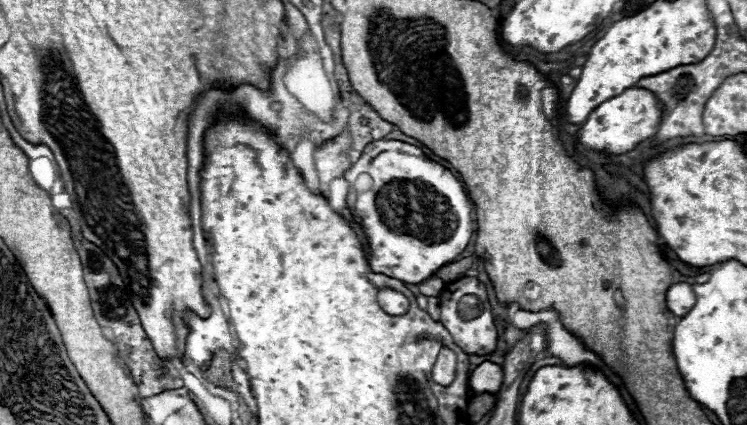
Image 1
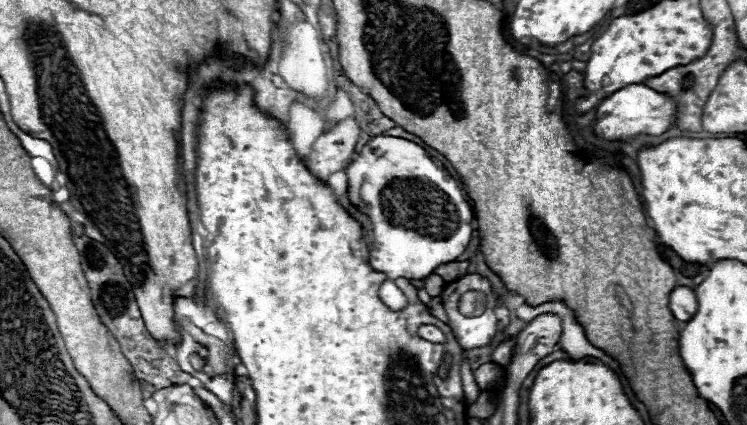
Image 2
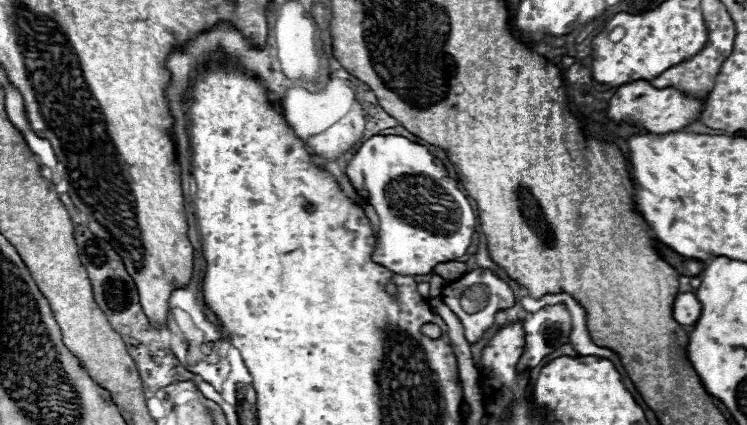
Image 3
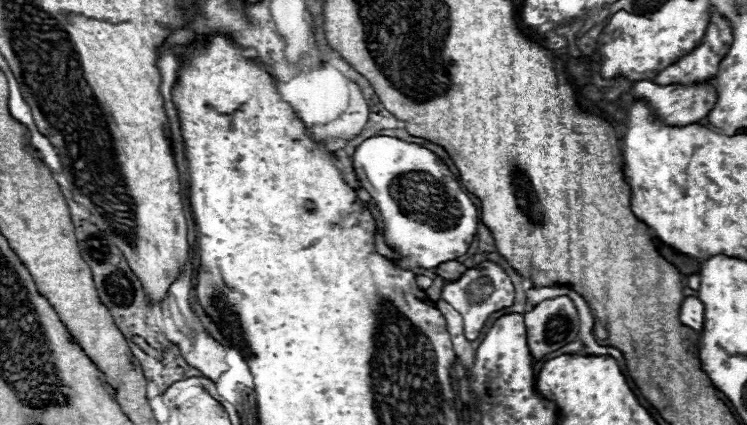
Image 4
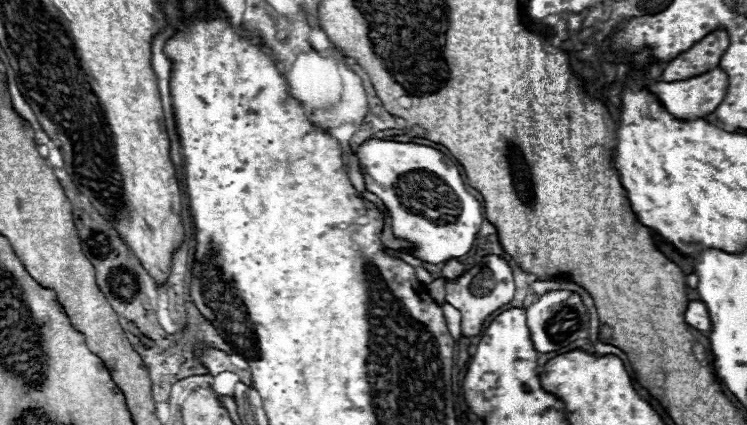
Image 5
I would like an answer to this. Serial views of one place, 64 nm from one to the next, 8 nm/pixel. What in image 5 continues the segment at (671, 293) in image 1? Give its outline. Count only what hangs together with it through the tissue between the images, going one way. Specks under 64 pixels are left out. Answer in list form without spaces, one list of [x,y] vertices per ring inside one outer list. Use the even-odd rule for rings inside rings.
[[[690,300],[690,302],[688,302],[688,308],[686,308],[686,312],[684,312],[684,320],[686,320],[692,328],[696,328],[696,330],[700,330],[700,332],[708,332],[708,330],[710,330],[708,310],[706,310],[706,306],[704,306],[702,302],[698,302],[698,300]]]

